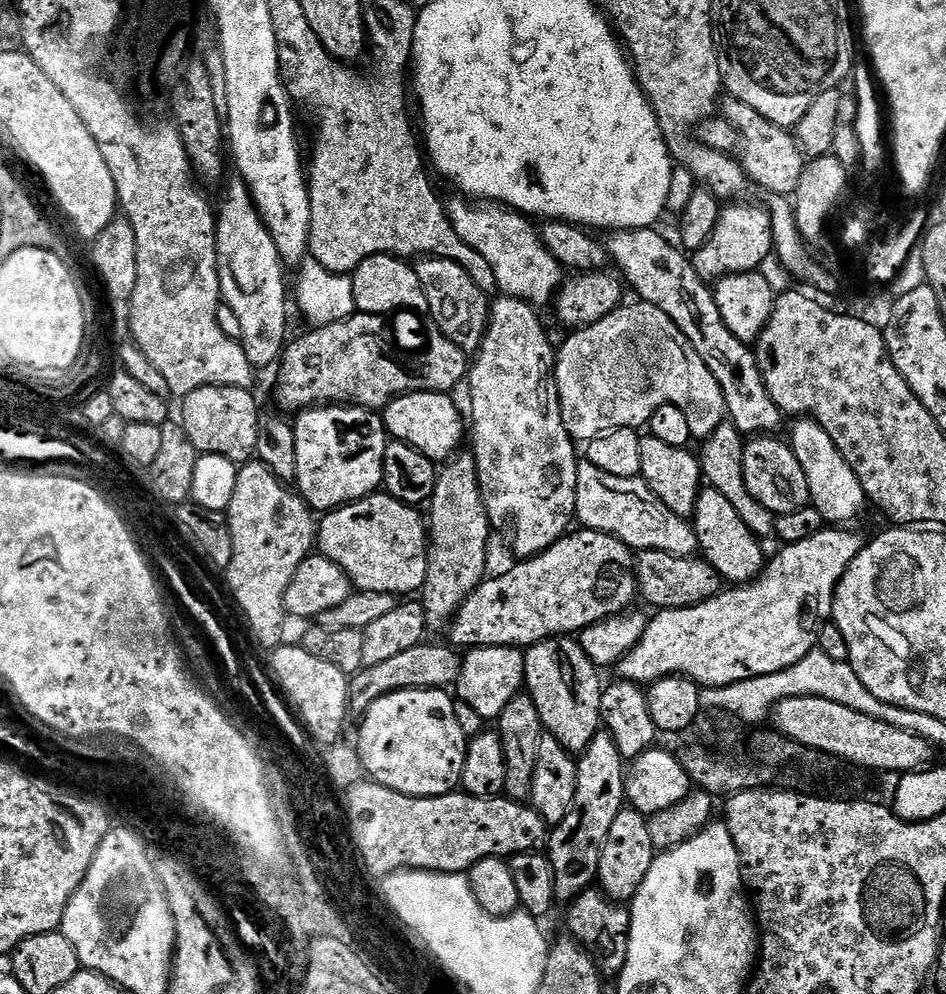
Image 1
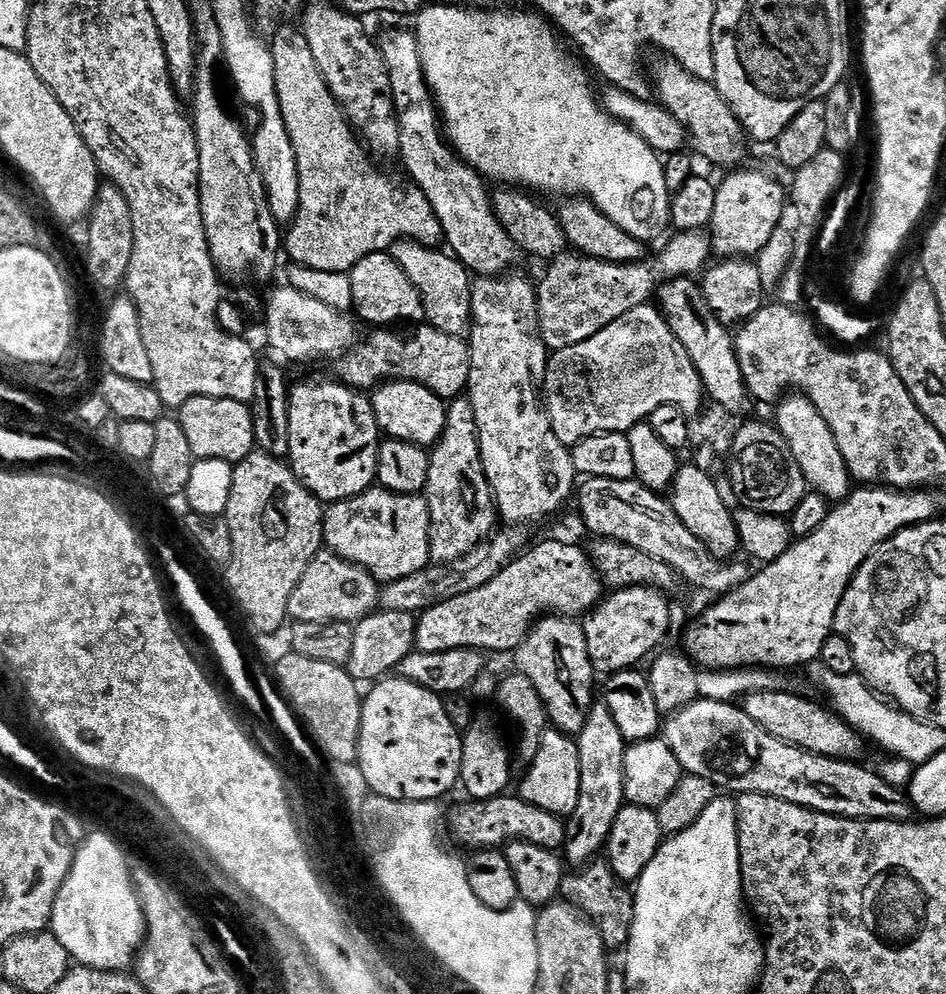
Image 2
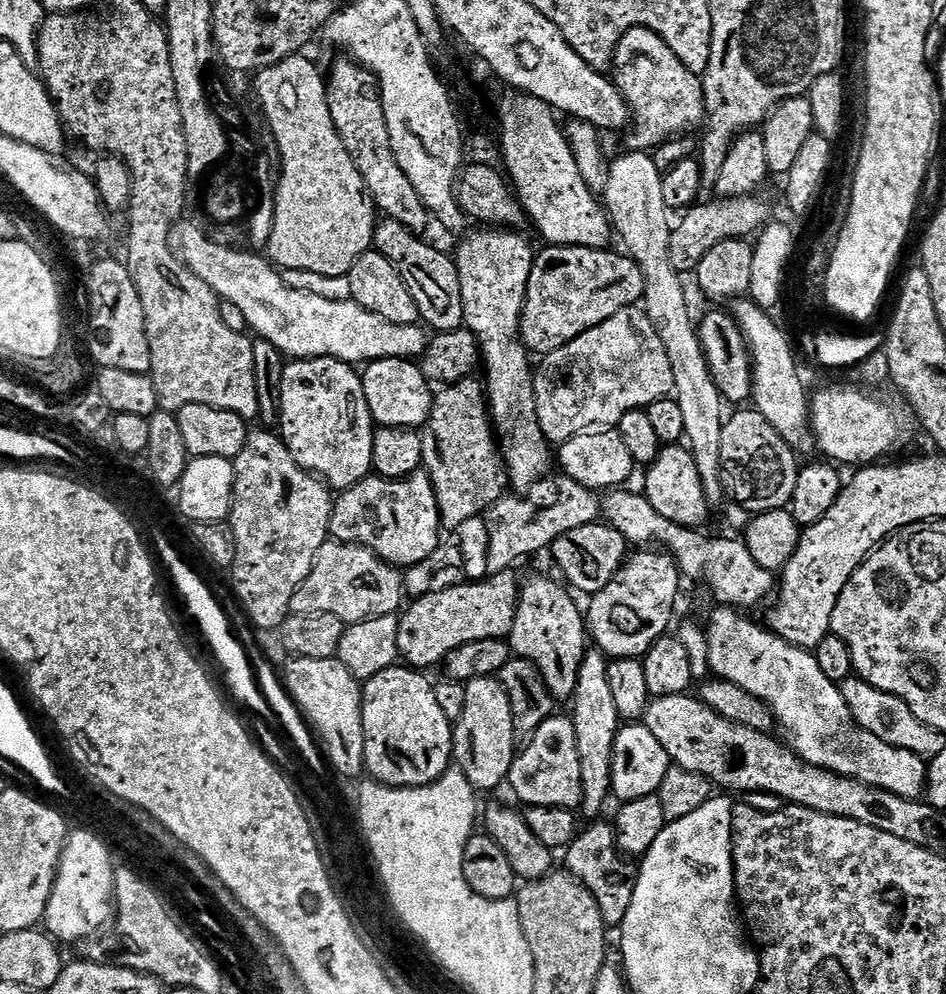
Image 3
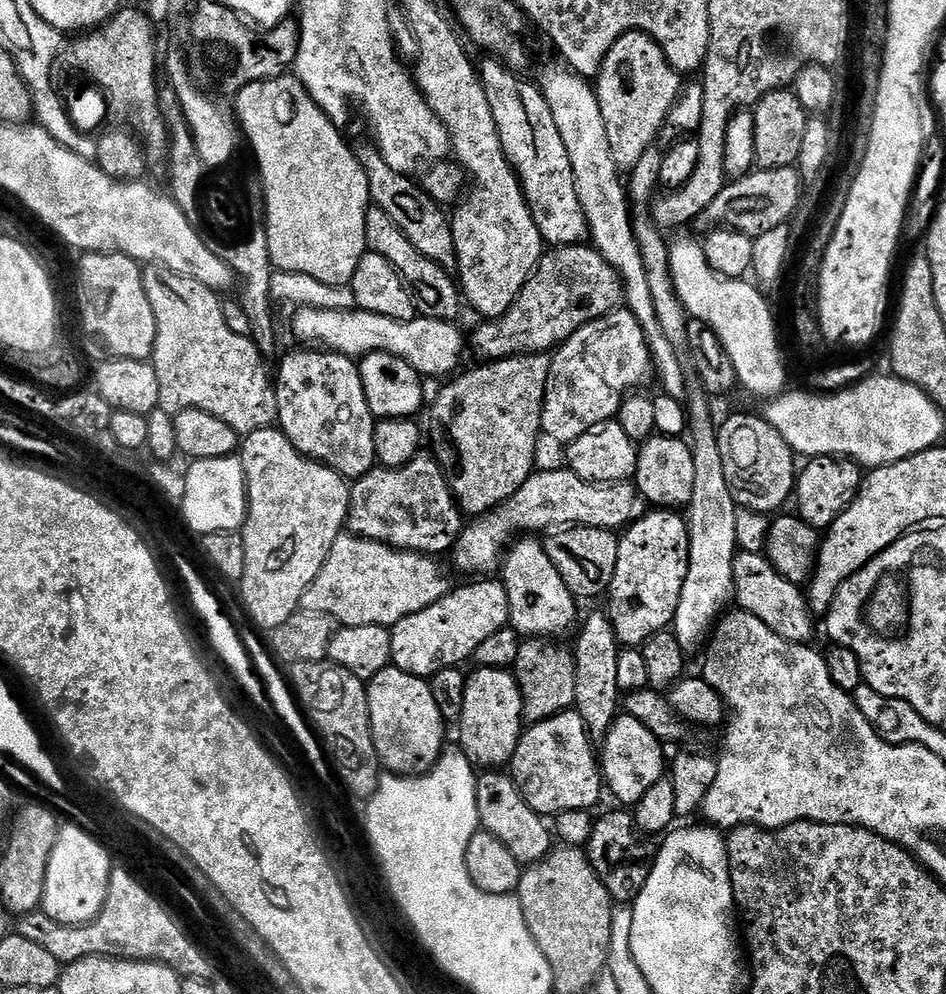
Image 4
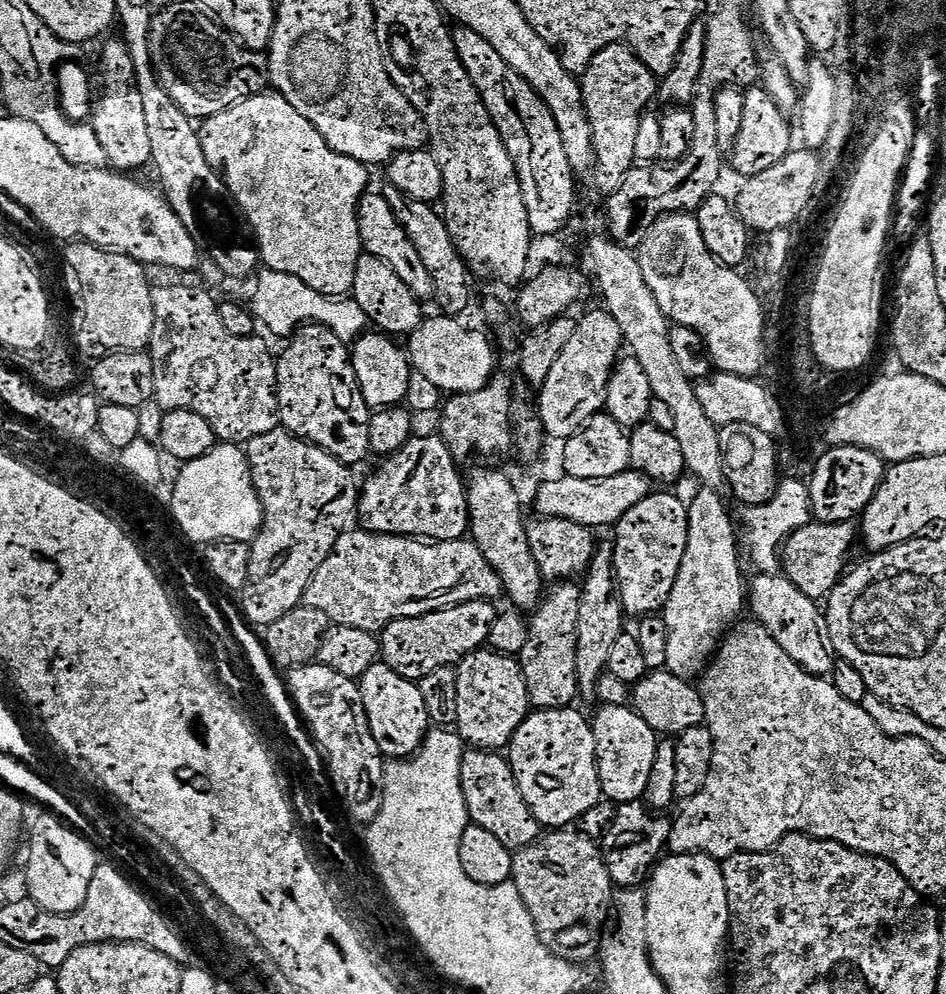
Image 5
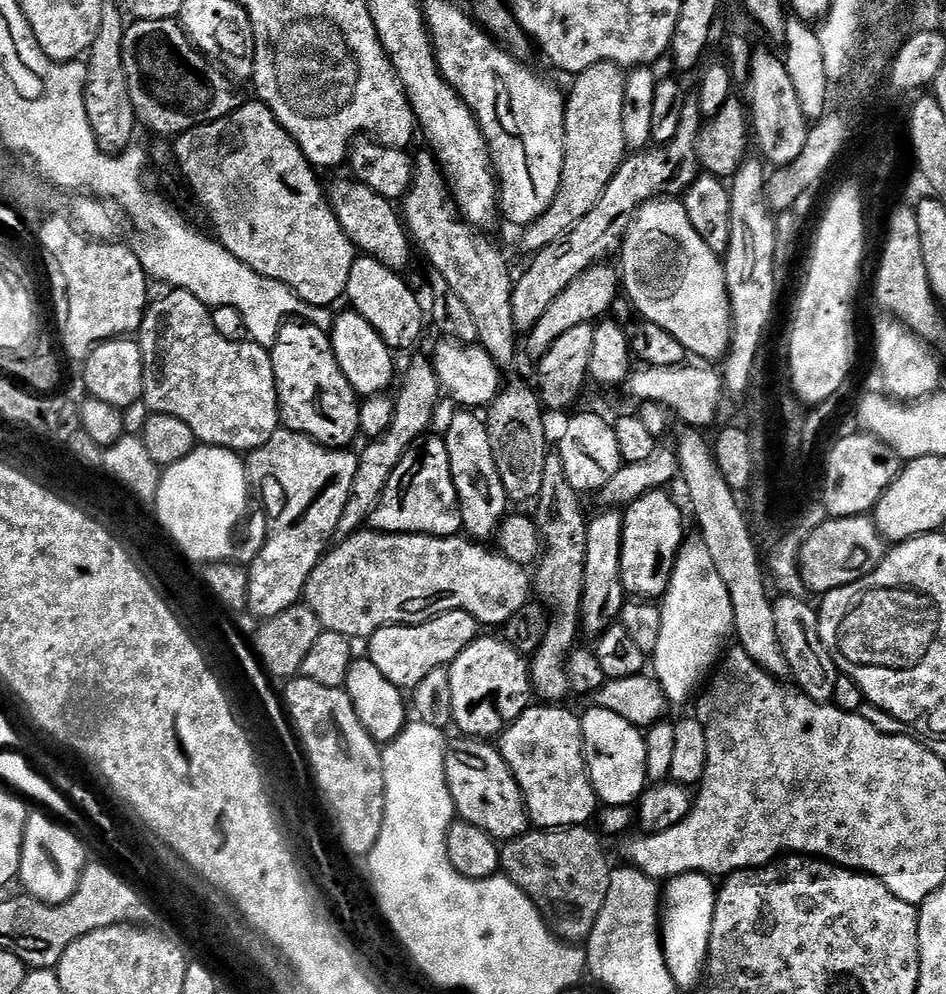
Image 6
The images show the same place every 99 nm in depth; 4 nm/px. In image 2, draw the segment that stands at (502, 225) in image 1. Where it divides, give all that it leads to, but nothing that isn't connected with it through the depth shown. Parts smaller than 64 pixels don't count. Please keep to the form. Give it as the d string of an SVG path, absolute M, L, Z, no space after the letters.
M415 31L388 32L384 40L379 41L380 52L384 55L386 66L390 70L392 93L396 99L396 110L400 118L400 154L399 163L404 163L407 179L416 184L426 198L430 198L430 206L434 206L434 214L438 214L438 222L442 222L444 244L450 249L451 255L464 263L469 273L481 276L499 276L507 273L508 268L518 257L518 249L510 238L510 234L500 225L499 219L492 210L492 197L489 185L480 173L461 160L446 139L442 127L442 117L432 99L432 92L422 70L422 58L418 50Z

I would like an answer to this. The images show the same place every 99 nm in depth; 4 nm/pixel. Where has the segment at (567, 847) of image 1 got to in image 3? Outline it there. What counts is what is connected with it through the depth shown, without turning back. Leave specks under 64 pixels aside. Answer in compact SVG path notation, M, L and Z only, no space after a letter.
M588 650L582 658L581 670L577 676L577 688L571 701L570 719L576 728L578 738L578 758L582 766L582 809L588 818L596 818L604 808L604 803L612 796L612 759L614 742L622 727L618 709L614 707L614 697L610 690L608 666L610 660L599 650Z

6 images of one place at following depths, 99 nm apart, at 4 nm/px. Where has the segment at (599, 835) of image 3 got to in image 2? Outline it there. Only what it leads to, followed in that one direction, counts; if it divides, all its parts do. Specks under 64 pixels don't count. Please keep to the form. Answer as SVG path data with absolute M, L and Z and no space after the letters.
M596 858L583 865L573 874L565 875L560 896L567 903L575 904L596 923L598 934L602 934L602 942L610 950L627 949L630 930L634 926L634 902L636 901L633 889L625 881L614 874L608 865L607 859Z

